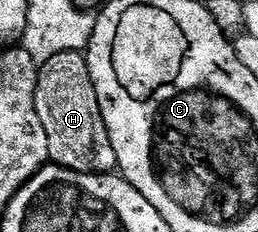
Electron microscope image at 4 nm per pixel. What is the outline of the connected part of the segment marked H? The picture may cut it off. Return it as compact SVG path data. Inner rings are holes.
M76 50L59 52L59 56L51 56L51 60L40 63L35 88L35 108L43 123L43 132L47 132L50 163L84 174L112 174L117 170L115 148L111 148L111 136L101 115L99 96L95 96L95 84L89 71L89 59L84 53Z

